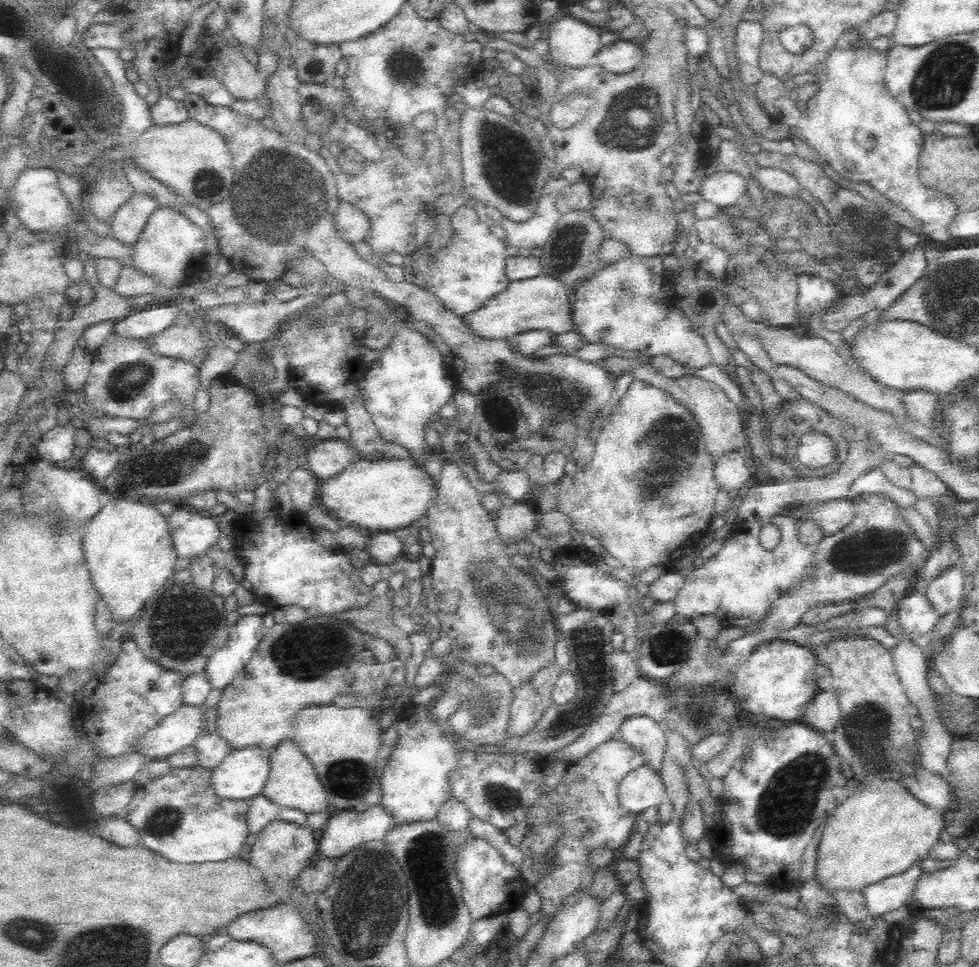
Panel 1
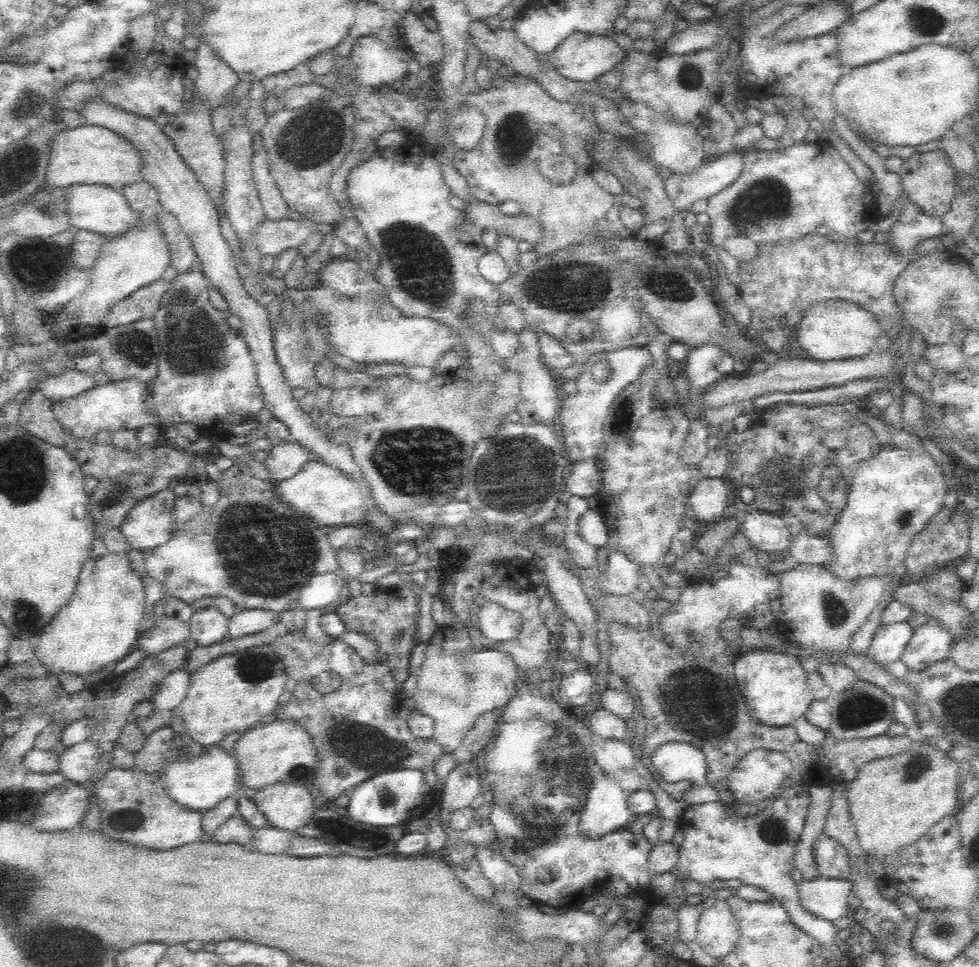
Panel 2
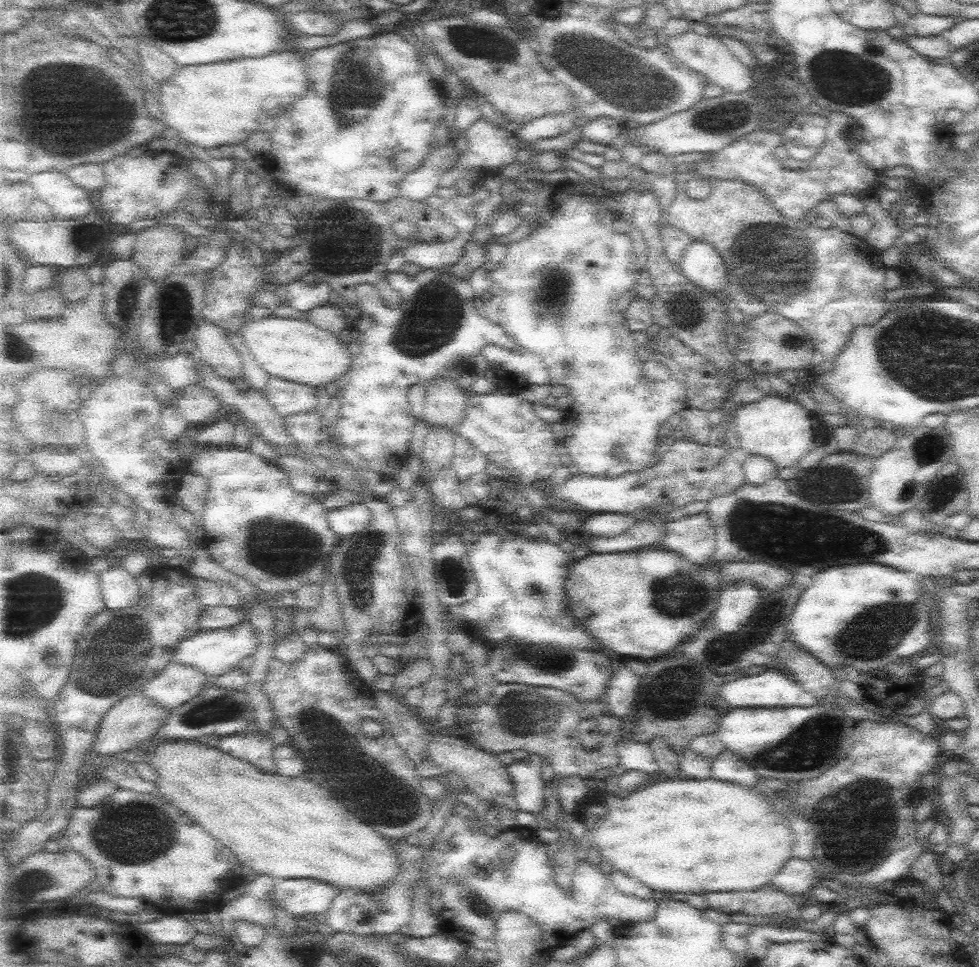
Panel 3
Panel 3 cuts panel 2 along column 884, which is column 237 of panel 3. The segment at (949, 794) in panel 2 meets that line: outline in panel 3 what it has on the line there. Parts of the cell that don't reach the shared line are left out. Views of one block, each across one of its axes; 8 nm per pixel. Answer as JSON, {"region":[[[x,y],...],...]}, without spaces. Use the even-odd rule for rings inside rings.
{"region":[[[163,740],[153,747],[148,747],[147,751],[143,754],[143,760],[152,765],[152,768],[158,773],[158,777],[155,778],[157,784],[157,791],[163,796],[163,799],[170,804],[178,807],[182,812],[185,812],[188,816],[198,821],[198,824],[202,825],[212,836],[215,836],[224,846],[230,848],[230,850],[239,858],[239,861],[244,866],[249,867],[256,871],[259,875],[267,875],[274,880],[287,880],[287,879],[302,879],[308,878],[312,880],[322,880],[322,882],[328,882],[336,888],[348,889],[356,888],[356,890],[362,890],[362,892],[378,892],[378,890],[386,890],[388,883],[396,882],[398,873],[400,872],[400,859],[396,854],[395,847],[389,837],[382,836],[378,830],[360,820],[358,816],[354,816],[352,812],[348,812],[348,808],[344,804],[340,804],[340,800],[336,800],[330,790],[322,788],[320,784],[312,782],[310,778],[306,776],[287,777],[278,774],[270,774],[264,772],[258,768],[255,764],[249,763],[247,760],[239,759],[232,756],[229,752],[219,749],[218,747],[209,746],[198,742],[198,740]]]}

